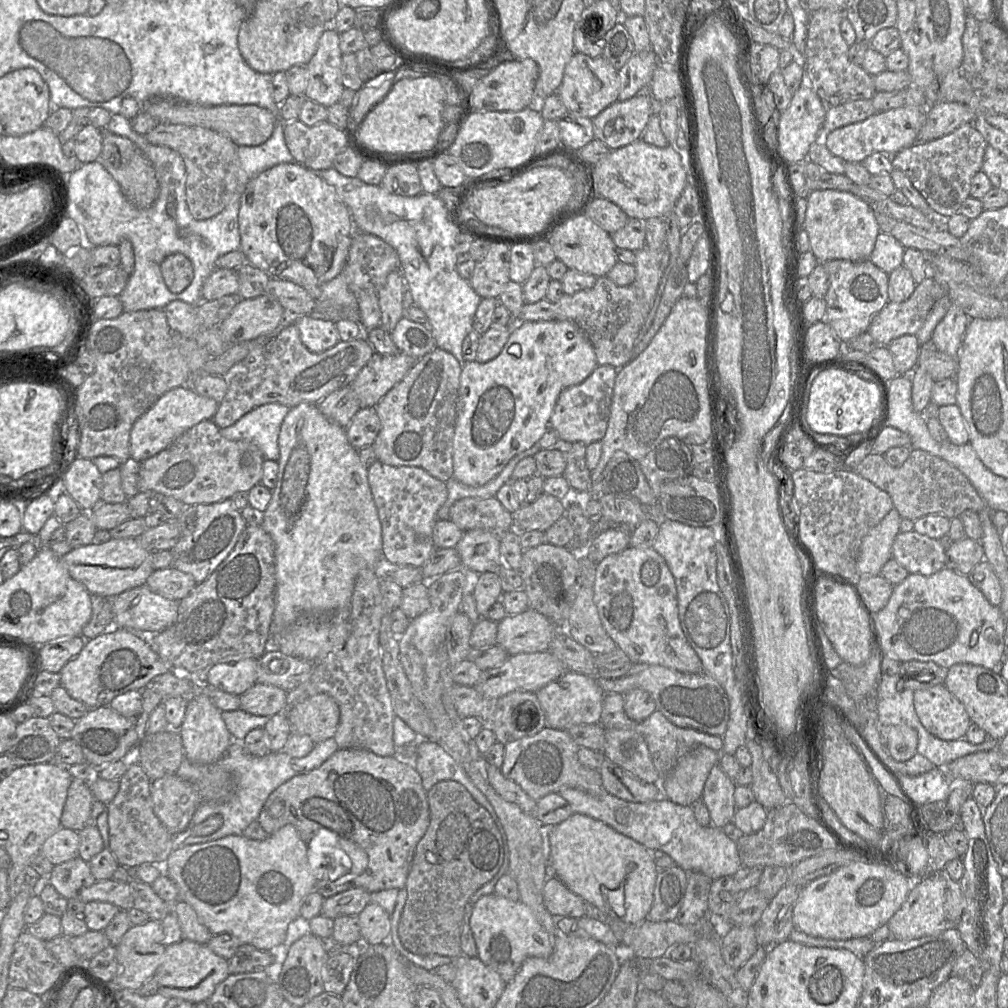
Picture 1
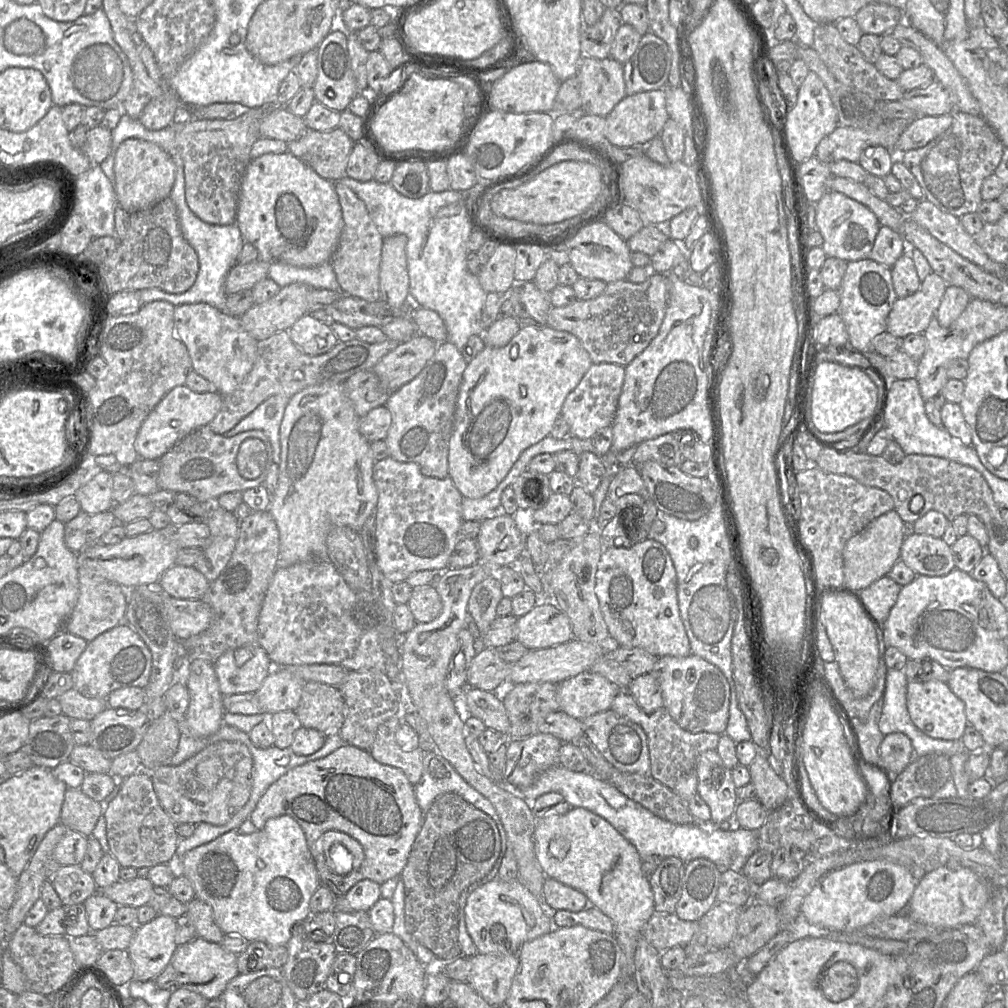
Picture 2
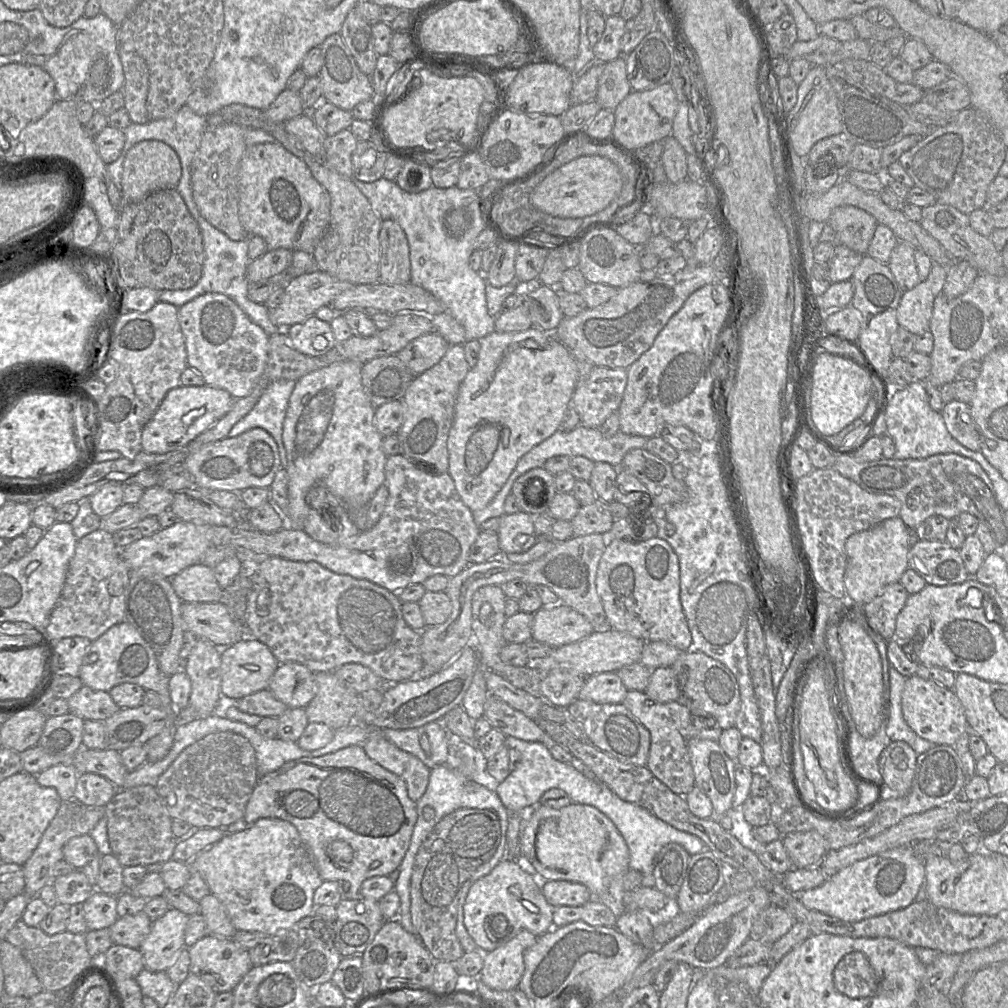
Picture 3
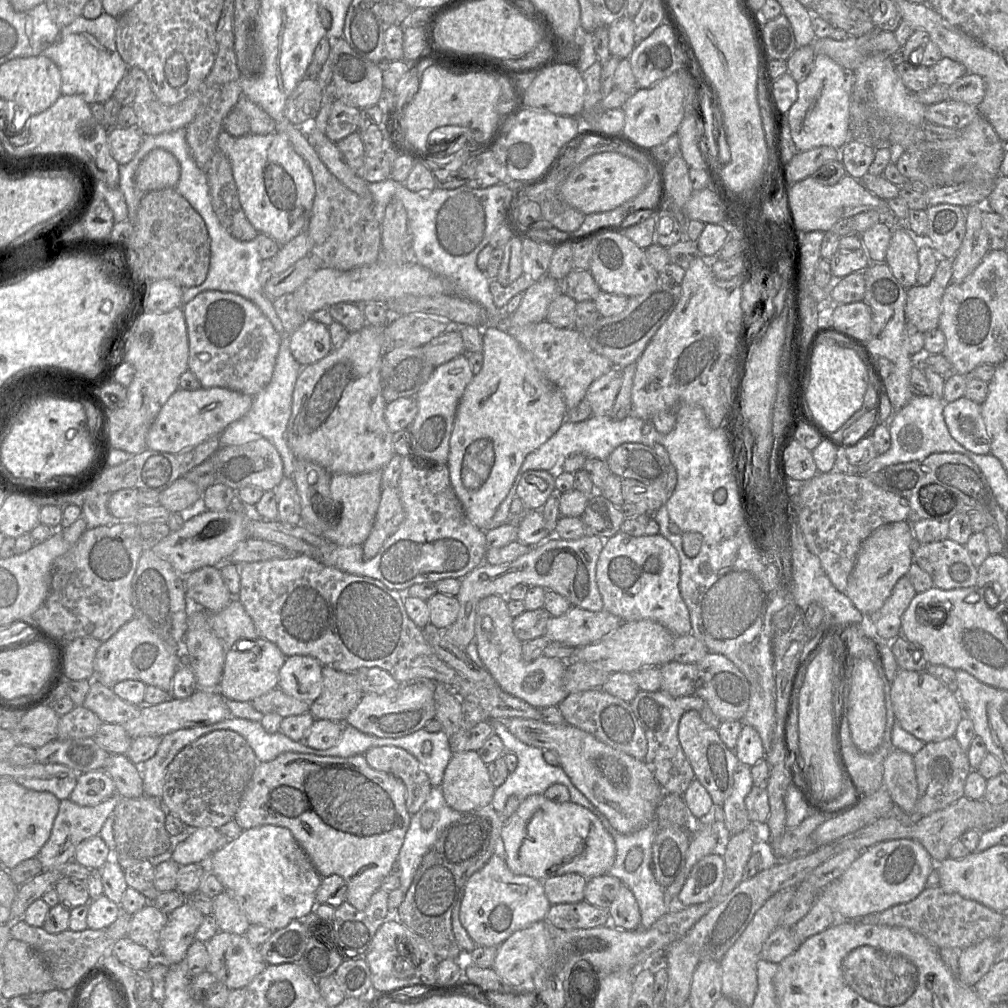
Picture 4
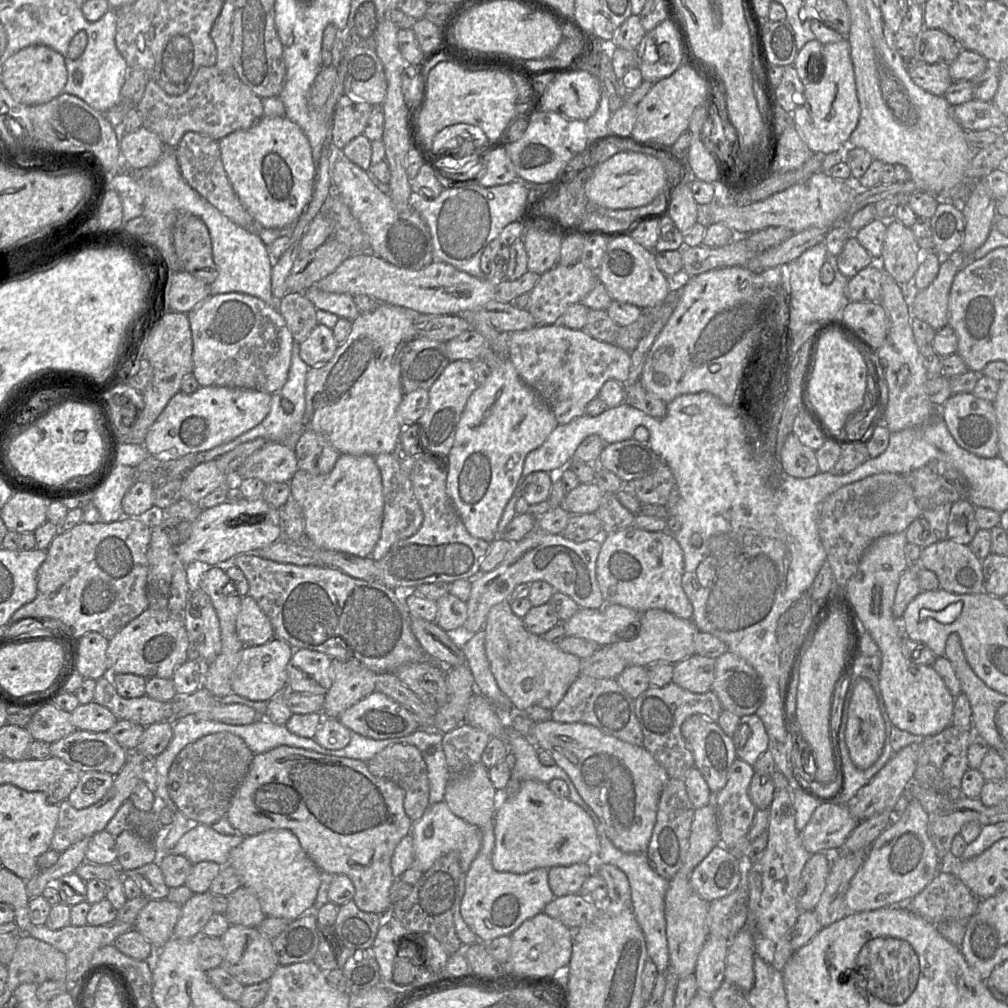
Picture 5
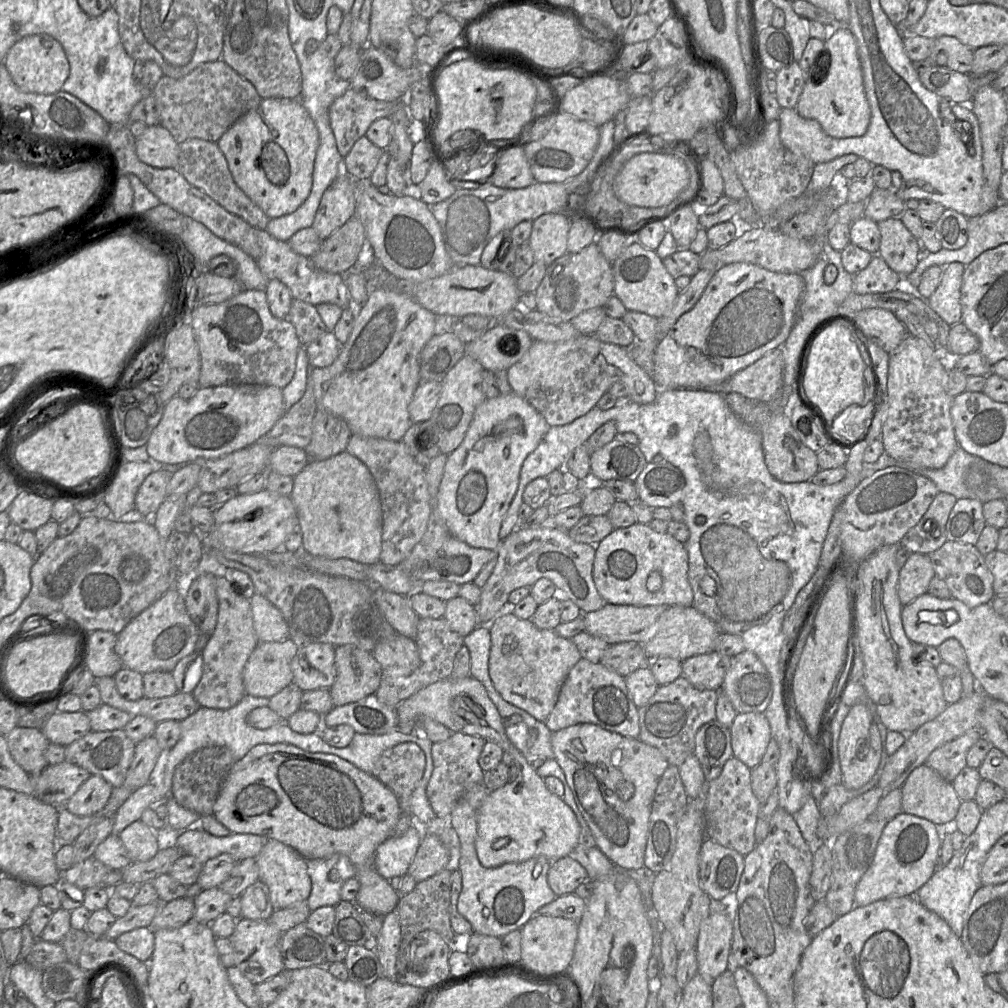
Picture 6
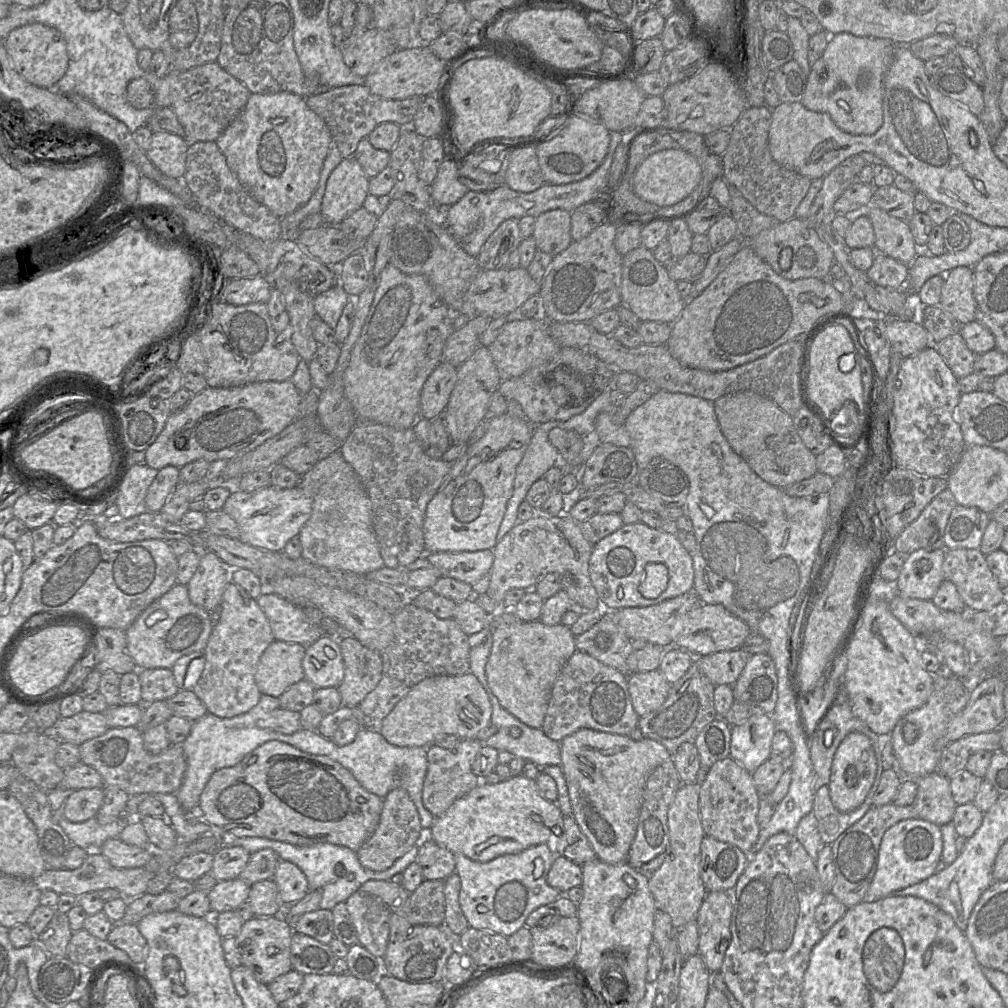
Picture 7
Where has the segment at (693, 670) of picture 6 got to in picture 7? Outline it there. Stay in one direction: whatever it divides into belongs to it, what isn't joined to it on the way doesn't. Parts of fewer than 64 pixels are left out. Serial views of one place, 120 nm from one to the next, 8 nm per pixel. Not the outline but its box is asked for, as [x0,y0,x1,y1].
[694,649,752,686]

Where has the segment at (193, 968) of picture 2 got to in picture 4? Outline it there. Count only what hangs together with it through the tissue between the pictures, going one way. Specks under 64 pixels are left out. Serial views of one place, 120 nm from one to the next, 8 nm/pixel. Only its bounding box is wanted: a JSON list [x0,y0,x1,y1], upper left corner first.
[204,930,267,990]

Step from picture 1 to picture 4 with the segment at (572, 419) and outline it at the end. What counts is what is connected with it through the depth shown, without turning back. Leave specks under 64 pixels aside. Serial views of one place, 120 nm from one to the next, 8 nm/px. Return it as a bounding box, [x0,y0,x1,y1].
[584,367,622,416]

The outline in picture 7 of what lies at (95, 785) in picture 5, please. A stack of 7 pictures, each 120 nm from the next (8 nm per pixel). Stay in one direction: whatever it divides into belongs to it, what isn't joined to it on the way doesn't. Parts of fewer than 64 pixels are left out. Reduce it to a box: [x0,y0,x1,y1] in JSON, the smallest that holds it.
[62,788,104,823]

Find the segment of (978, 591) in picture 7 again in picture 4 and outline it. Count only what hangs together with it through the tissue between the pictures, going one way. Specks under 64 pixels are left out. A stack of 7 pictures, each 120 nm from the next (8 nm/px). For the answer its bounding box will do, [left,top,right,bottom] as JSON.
[913,538,978,590]

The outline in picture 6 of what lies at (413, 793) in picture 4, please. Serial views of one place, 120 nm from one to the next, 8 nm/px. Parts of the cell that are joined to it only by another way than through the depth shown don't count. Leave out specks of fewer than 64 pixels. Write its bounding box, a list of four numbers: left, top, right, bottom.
[371,742,425,814]

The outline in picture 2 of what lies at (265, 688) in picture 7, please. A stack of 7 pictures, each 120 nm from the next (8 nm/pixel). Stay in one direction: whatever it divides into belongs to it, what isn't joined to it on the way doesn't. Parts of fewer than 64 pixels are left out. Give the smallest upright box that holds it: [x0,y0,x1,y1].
[214,645,275,696]

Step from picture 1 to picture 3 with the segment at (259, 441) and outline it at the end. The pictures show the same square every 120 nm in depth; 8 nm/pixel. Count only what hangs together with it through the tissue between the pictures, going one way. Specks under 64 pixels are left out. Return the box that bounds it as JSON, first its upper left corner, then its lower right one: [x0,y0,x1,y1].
[227,380,295,470]

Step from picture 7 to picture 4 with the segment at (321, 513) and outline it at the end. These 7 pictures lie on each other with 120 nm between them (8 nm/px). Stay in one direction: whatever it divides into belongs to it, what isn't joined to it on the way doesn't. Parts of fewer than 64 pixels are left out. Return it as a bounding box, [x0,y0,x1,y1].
[323,470,382,545]

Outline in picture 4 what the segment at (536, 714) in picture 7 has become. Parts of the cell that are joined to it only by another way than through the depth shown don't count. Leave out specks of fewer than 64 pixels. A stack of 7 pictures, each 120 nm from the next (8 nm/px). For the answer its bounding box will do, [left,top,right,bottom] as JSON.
[475,595,569,709]

